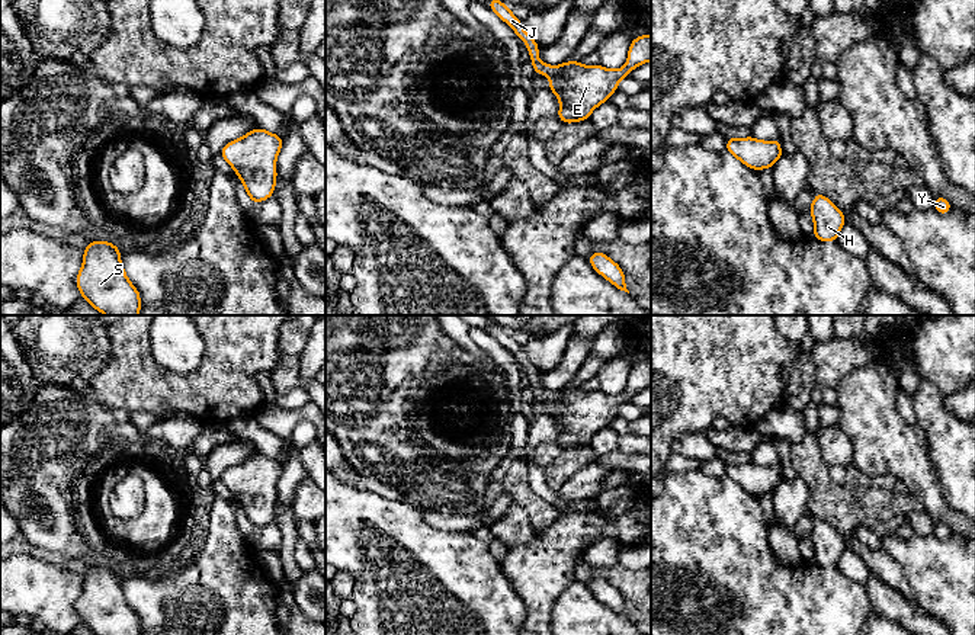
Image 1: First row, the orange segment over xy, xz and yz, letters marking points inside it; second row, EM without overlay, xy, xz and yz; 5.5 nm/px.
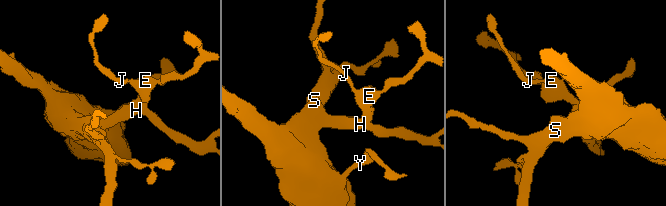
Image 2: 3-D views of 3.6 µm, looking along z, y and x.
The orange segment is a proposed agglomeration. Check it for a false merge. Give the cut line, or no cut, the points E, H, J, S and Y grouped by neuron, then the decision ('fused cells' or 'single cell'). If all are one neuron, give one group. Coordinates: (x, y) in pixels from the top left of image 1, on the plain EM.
cut none; groups E H J S Y; single cell

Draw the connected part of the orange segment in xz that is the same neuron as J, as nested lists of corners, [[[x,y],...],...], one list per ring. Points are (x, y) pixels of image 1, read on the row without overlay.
[[[491,323],[488,333],[525,368],[533,397],[551,404],[548,414],[559,426],[557,442],[562,449],[588,445],[597,432],[618,417],[622,404],[628,403],[634,394],[651,387],[651,362],[645,359],[631,366],[626,389],[618,395],[609,395],[600,389],[583,391],[580,387],[548,391],[538,382],[541,372],[525,356],[522,346],[510,337],[507,330]]]

